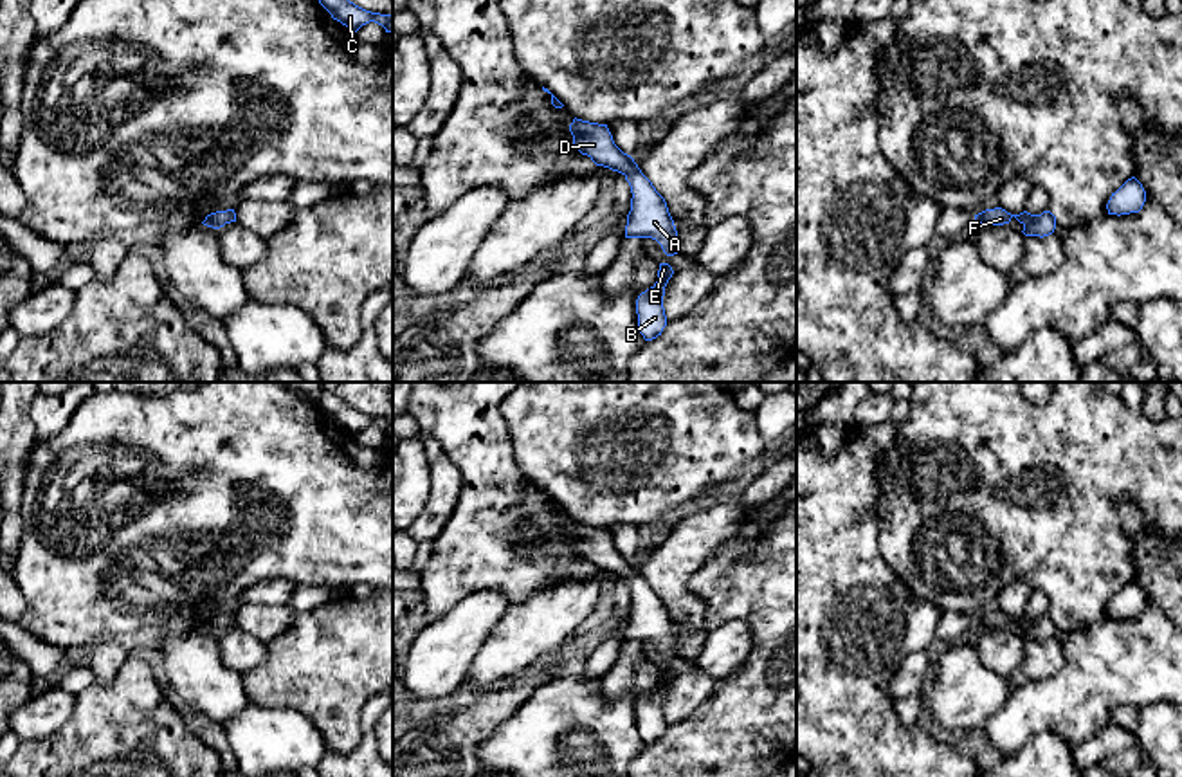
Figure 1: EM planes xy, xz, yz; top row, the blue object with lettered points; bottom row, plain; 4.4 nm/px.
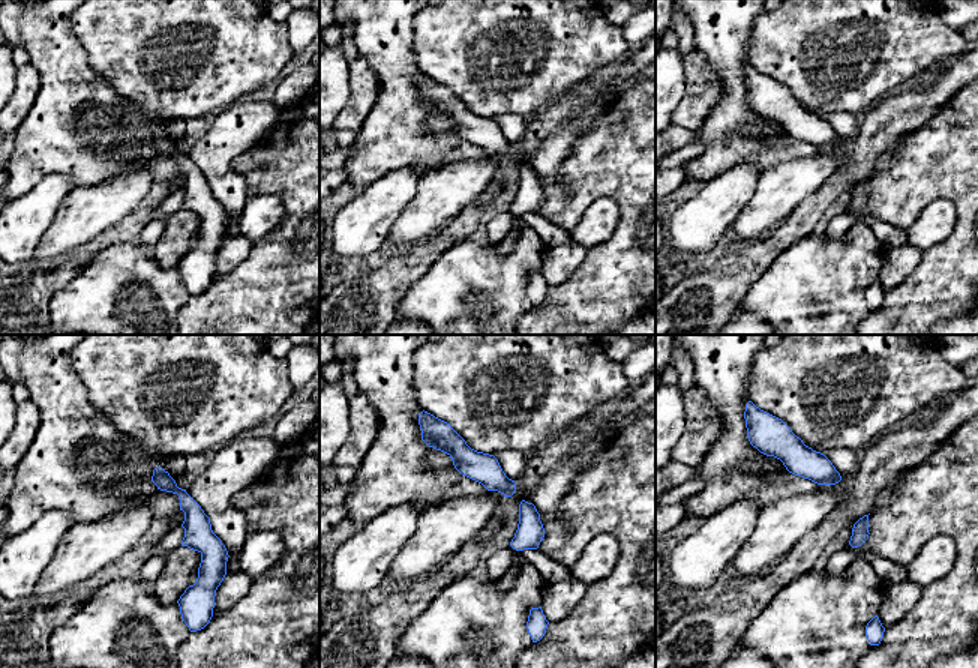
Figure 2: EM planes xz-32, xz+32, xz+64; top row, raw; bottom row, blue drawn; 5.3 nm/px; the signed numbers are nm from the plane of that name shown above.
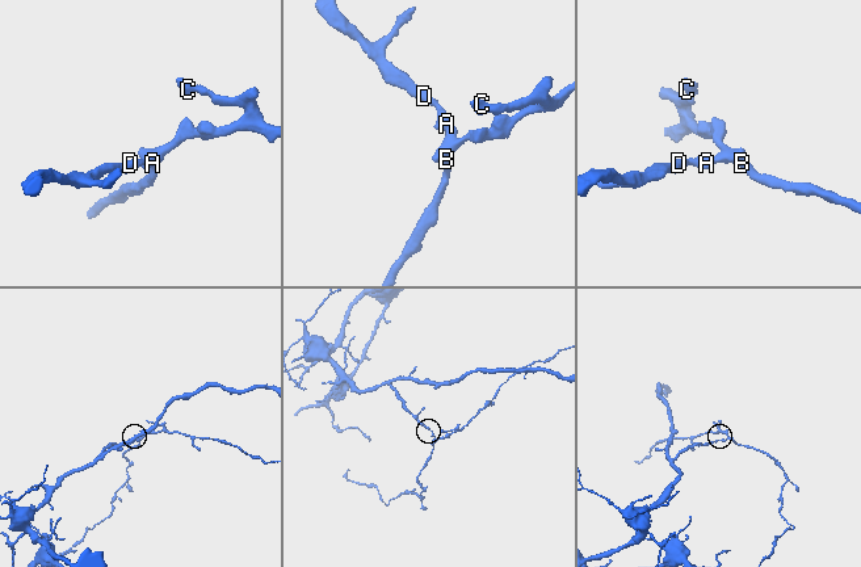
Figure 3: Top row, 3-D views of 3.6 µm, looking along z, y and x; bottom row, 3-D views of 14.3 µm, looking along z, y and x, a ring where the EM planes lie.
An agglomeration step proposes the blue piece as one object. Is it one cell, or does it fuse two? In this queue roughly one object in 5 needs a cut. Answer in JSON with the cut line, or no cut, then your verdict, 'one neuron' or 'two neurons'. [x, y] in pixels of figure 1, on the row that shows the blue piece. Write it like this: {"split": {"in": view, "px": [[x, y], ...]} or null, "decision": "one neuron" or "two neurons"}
{"split": null, "decision": "one neuron"}

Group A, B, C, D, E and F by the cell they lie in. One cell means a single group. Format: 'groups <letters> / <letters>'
groups A B C D E F

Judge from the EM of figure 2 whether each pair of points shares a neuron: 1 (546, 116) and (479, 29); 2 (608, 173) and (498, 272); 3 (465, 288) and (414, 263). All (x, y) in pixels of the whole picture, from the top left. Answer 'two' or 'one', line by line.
1: two
2: two
3: two

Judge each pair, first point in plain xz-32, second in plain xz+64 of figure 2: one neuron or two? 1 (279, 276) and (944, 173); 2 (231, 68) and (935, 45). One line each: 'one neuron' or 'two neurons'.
1: one neuron
2: one neuron

